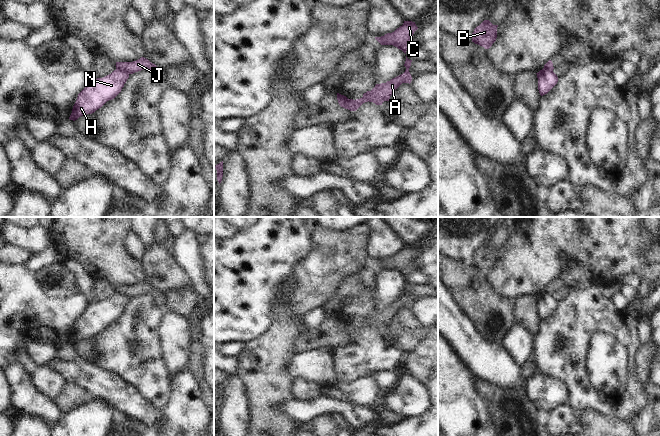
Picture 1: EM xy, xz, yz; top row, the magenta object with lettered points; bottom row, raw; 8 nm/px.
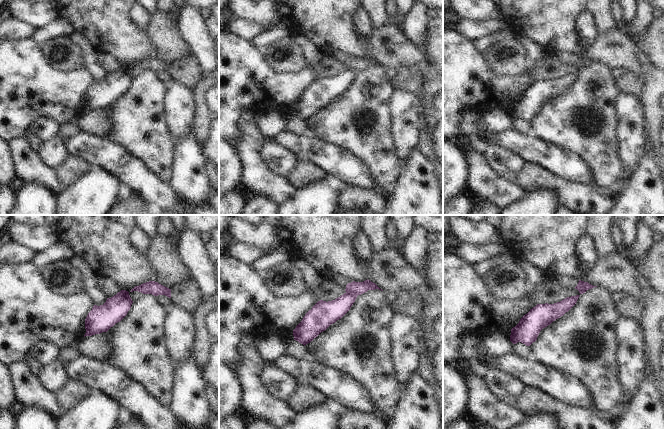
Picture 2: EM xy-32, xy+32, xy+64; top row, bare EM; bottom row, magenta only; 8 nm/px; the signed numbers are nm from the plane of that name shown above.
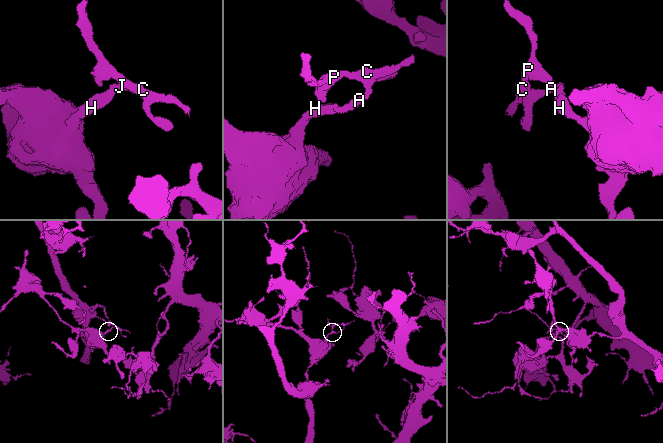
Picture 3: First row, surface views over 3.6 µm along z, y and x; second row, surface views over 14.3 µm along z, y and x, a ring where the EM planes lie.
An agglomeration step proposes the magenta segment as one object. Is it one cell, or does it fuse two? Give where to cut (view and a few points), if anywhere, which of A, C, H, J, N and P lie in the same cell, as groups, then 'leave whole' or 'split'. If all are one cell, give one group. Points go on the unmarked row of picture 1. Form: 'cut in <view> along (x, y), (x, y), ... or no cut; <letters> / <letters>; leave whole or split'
cut in xy along (116, 292), (128, 298); A C J P / H N; split

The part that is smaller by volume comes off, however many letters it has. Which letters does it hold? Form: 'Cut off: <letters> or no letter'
Cut off: A, C, J, P

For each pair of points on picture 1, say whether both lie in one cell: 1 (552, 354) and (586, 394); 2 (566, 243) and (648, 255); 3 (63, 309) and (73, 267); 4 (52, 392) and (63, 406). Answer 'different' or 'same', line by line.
1: same
2: different
3: different
4: different

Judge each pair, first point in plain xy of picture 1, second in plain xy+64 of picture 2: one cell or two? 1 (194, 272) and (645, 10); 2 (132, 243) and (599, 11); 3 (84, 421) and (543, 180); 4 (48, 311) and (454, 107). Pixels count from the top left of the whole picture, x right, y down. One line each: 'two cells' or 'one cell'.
1: one cell
2: two cells
3: two cells
4: one cell

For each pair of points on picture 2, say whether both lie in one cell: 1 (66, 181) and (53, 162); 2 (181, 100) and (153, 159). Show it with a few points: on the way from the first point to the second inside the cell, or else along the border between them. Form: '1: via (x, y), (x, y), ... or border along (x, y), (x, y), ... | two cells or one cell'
1: border along (69, 155), (55, 170) | two cells
2: border along (162, 104), (170, 138), (174, 143) | two cells

